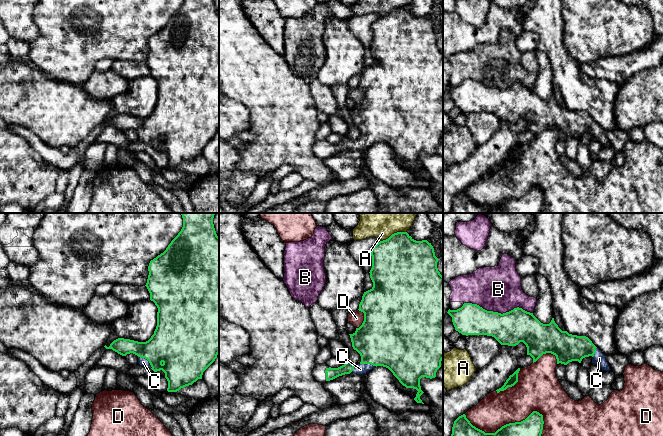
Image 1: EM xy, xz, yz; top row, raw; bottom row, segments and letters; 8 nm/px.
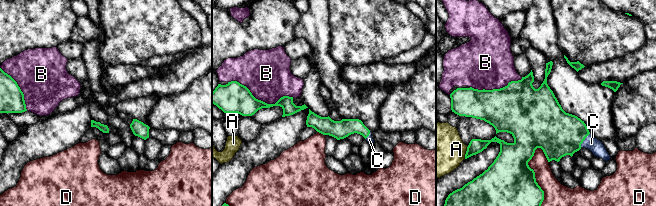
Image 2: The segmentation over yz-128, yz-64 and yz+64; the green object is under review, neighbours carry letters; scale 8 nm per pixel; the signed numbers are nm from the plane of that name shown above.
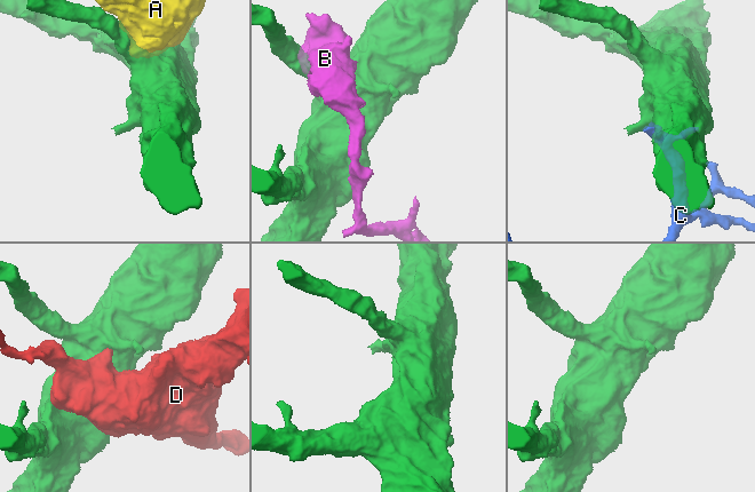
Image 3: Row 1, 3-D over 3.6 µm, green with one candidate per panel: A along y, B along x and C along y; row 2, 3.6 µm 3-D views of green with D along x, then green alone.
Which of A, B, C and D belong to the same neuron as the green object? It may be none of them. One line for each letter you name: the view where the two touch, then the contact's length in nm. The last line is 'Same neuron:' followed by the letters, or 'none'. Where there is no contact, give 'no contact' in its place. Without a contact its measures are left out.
C: meets green in xy; contact 150 nm long
Same neuron: C

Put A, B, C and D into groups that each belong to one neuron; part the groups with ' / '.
A / B / C / D

